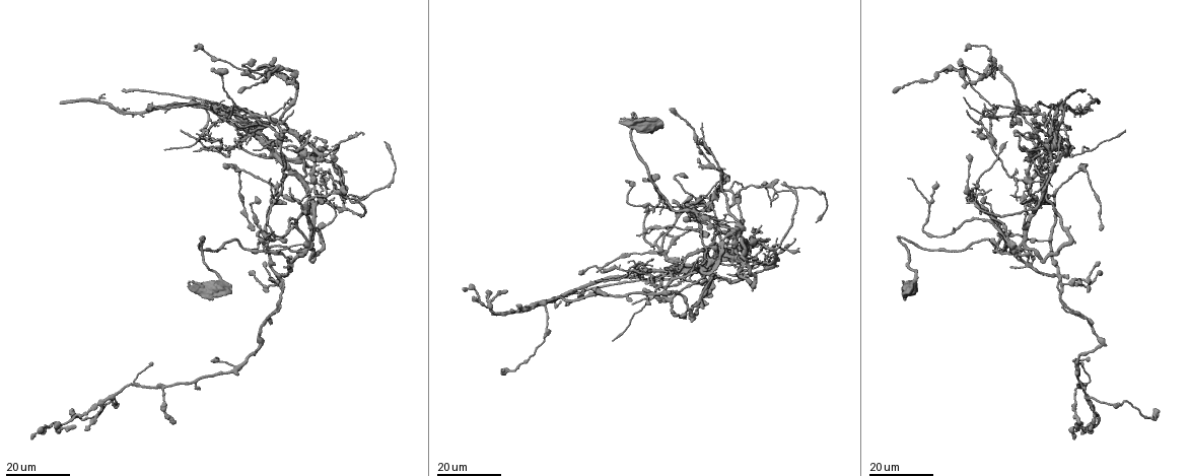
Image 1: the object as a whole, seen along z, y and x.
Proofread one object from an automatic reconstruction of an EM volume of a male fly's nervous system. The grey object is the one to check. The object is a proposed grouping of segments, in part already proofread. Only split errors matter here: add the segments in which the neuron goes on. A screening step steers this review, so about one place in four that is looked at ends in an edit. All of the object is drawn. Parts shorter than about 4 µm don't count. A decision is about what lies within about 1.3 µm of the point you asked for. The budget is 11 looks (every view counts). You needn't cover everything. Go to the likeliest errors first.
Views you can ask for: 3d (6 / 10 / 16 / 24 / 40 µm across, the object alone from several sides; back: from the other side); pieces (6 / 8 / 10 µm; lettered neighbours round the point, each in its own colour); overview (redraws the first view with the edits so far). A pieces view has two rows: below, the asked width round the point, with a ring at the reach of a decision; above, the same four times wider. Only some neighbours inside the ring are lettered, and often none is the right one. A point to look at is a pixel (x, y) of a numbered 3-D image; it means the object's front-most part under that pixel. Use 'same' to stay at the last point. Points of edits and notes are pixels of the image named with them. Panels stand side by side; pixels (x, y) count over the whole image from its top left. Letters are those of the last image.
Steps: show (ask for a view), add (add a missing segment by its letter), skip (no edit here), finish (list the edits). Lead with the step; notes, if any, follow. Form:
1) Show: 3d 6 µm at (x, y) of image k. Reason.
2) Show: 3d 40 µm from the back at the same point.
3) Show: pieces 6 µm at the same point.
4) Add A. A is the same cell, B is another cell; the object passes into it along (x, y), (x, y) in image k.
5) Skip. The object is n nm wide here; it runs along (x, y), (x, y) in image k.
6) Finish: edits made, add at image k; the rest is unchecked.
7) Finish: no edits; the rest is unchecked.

Show: 3d 24 µm at (626, 181) of image 1. An open end.

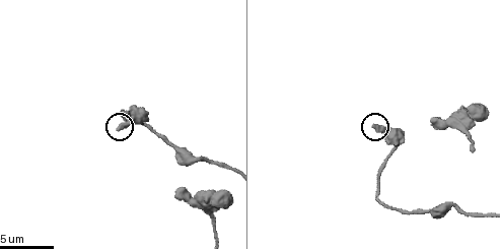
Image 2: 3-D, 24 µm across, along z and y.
Show: pieces 8 µm at (118, 127) of image 2. What lies round it.

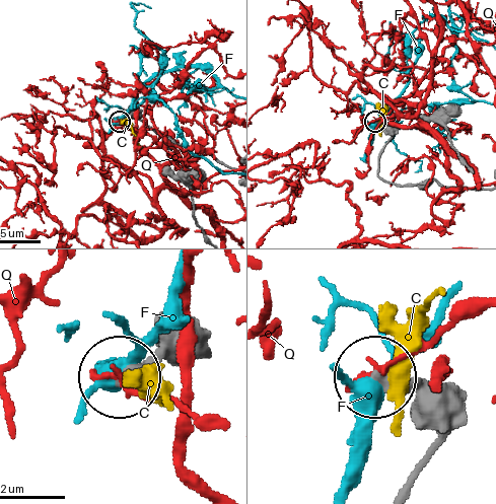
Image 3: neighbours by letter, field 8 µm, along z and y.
Skip. C, F and Q are other cells; no lettered segment goes on from it.

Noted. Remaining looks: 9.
Show: 3d 16 µm at (288, 188) of image 1. Free end.

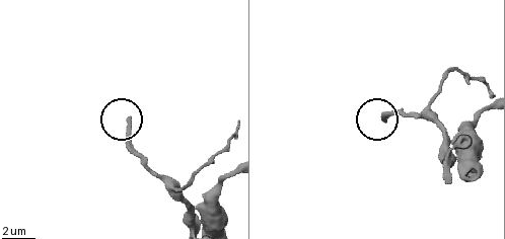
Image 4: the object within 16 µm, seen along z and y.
Show: pieces 6 µm at (128, 120) of image 4. See the neighbours.

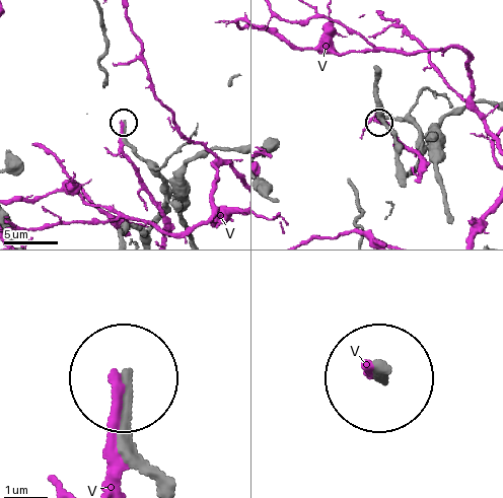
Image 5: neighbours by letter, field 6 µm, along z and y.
Skip. The object is 190 nm wide here; V is another cell; none of them fits.

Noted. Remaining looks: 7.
Show: 3d 24 µm at (194, 150) of image 1. Thin end.

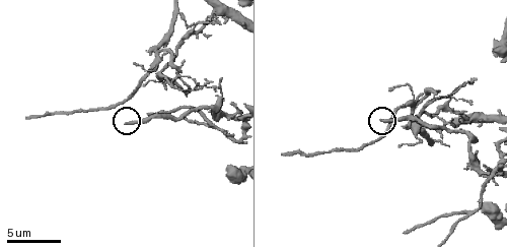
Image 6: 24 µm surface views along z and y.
Show: pieces 8 µm at (127, 123) of image 6.

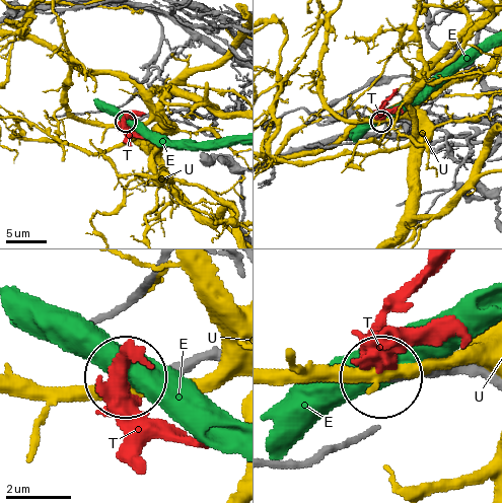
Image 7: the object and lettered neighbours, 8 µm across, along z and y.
Skip. E, T and U are other cells; none of them fits.

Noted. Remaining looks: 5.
Show: pieces 6 µm at (286, 154) of image 6. Branch stops here.

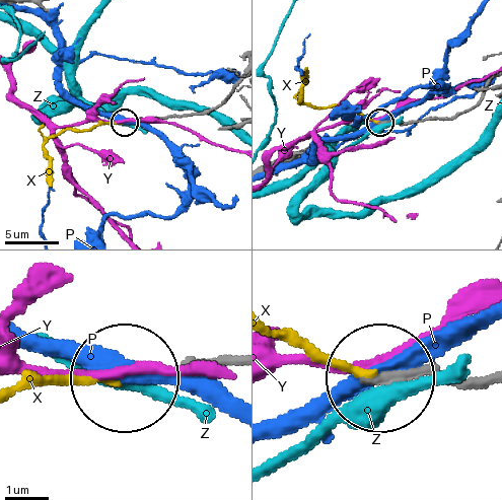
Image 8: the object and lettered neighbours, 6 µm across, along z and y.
Add X. The object is 230 nm wide here; X is the same cell, P, Y and Z are other cells; the object passes into it along (480, 379), (360, 379), (276, 340) in image 8; the neuron continues.

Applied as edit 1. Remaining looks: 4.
Show: overview. See it whole again.

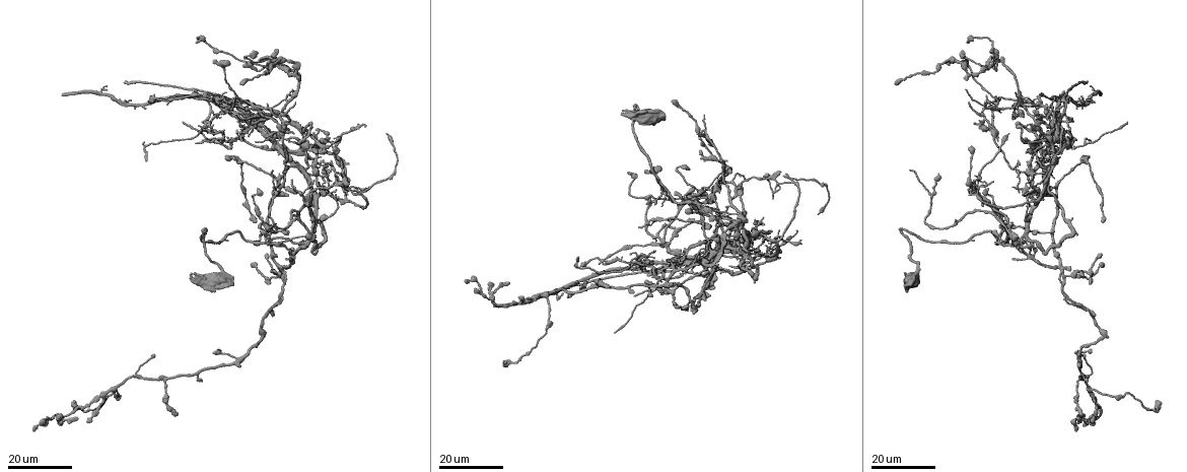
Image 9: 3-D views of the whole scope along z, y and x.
Show: 3d 16 µm at (1087, 82) of image 9.

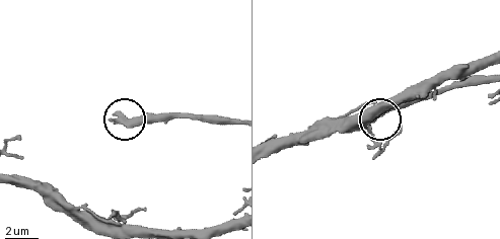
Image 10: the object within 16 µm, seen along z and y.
Show: 3d 10 µm at (116, 115) of image 10.

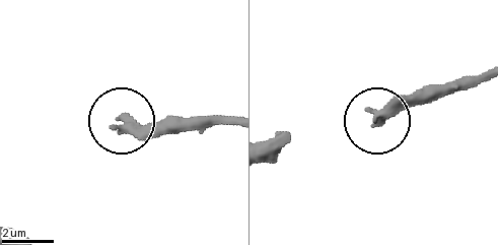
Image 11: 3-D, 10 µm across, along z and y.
Show: pieces 8 µm at (120, 119) of image 11.

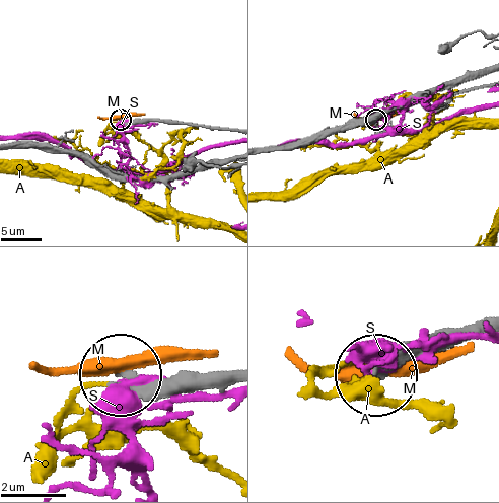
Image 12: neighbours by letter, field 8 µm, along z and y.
Skip. A, M and S are other cells; none of them fits.

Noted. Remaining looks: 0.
Finish: edits made, add at image 8; the rest is unchecked.

